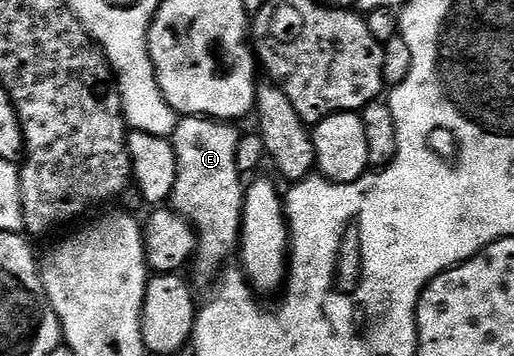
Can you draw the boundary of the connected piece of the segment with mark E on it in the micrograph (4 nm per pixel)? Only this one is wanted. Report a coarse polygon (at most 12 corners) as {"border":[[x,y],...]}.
{"border":[[179,118],[169,202],[221,276],[246,202],[235,124]]}

